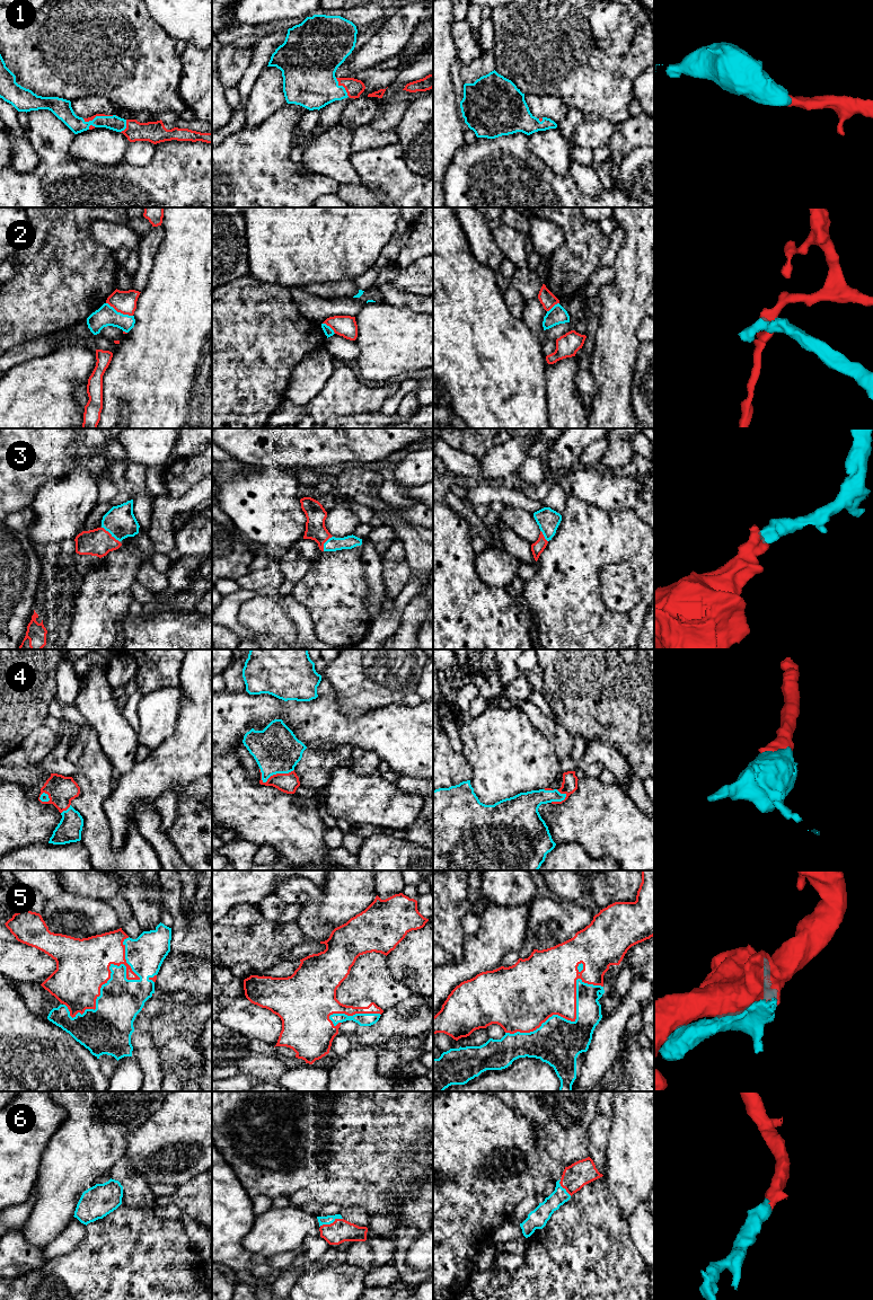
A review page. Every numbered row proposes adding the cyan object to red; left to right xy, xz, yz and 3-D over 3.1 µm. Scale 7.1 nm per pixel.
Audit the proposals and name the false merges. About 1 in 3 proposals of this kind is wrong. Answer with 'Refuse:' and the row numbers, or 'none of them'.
Refuse: 2, 5

